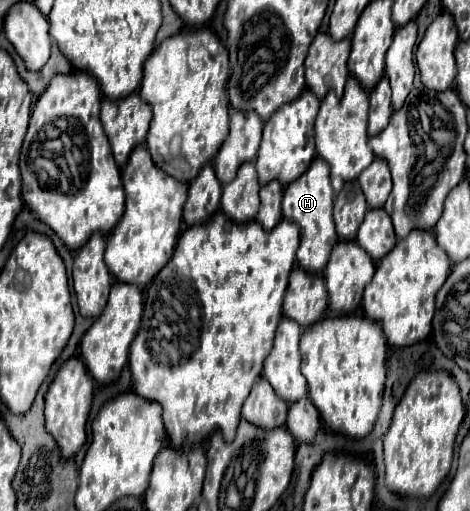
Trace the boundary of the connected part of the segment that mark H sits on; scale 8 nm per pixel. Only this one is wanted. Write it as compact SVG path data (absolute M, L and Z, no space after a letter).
M314 159L306 173L302 173L296 181L284 187L282 195L282 215L284 219L296 223L300 227L300 247L296 253L298 265L308 273L322 273L332 247L338 243L338 235L334 231L332 221L332 203L334 203L334 189L330 185L330 169L328 163L322 159Z

